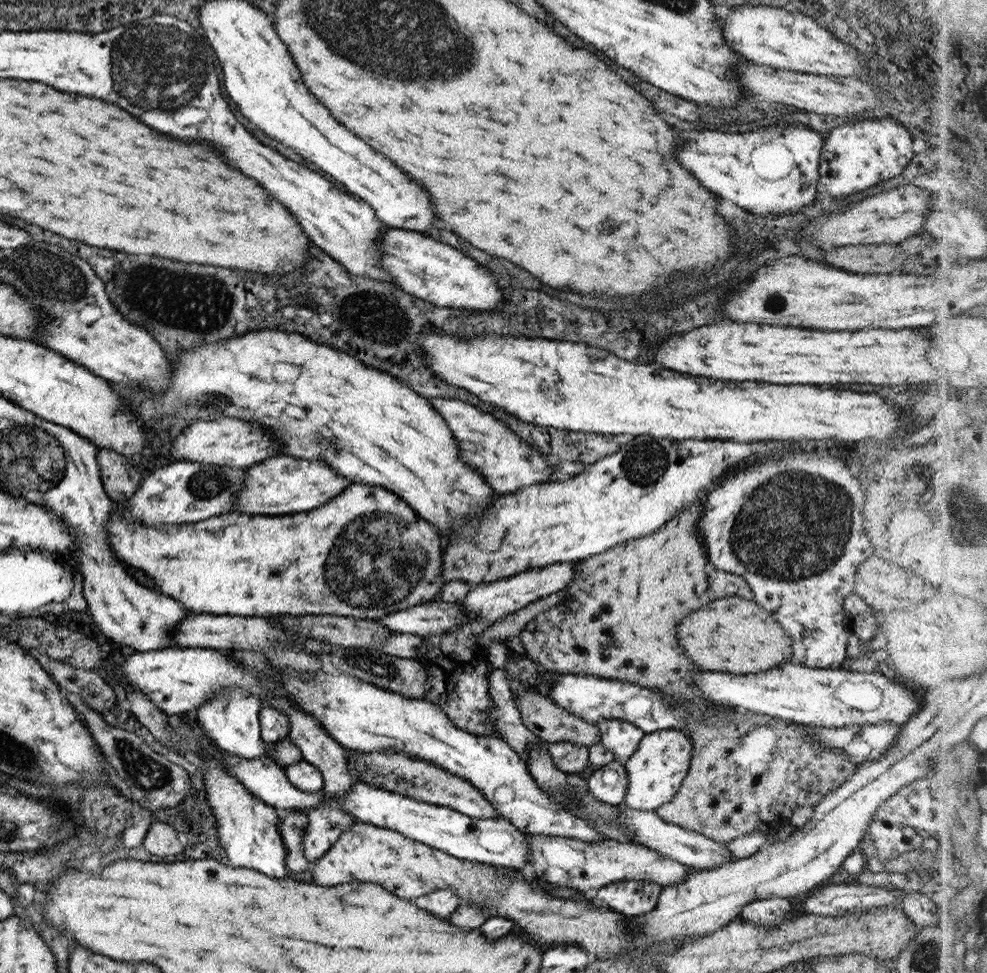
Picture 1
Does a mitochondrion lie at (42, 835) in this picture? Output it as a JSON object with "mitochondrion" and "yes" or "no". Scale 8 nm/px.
{"mitochondrion":"no"}

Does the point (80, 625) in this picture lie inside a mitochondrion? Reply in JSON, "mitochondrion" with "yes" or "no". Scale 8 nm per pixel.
{"mitochondrion":"no"}

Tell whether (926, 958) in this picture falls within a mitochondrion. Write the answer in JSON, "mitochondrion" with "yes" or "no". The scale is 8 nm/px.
{"mitochondrion":"yes"}

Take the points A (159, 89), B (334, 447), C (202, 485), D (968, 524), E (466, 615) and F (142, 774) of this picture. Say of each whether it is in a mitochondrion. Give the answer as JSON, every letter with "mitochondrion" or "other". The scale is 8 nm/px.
{"A":"mitochondrion","B":"mitochondrion","C":"mitochondrion","D":"mitochondrion","E":"other","F":"mitochondrion"}

